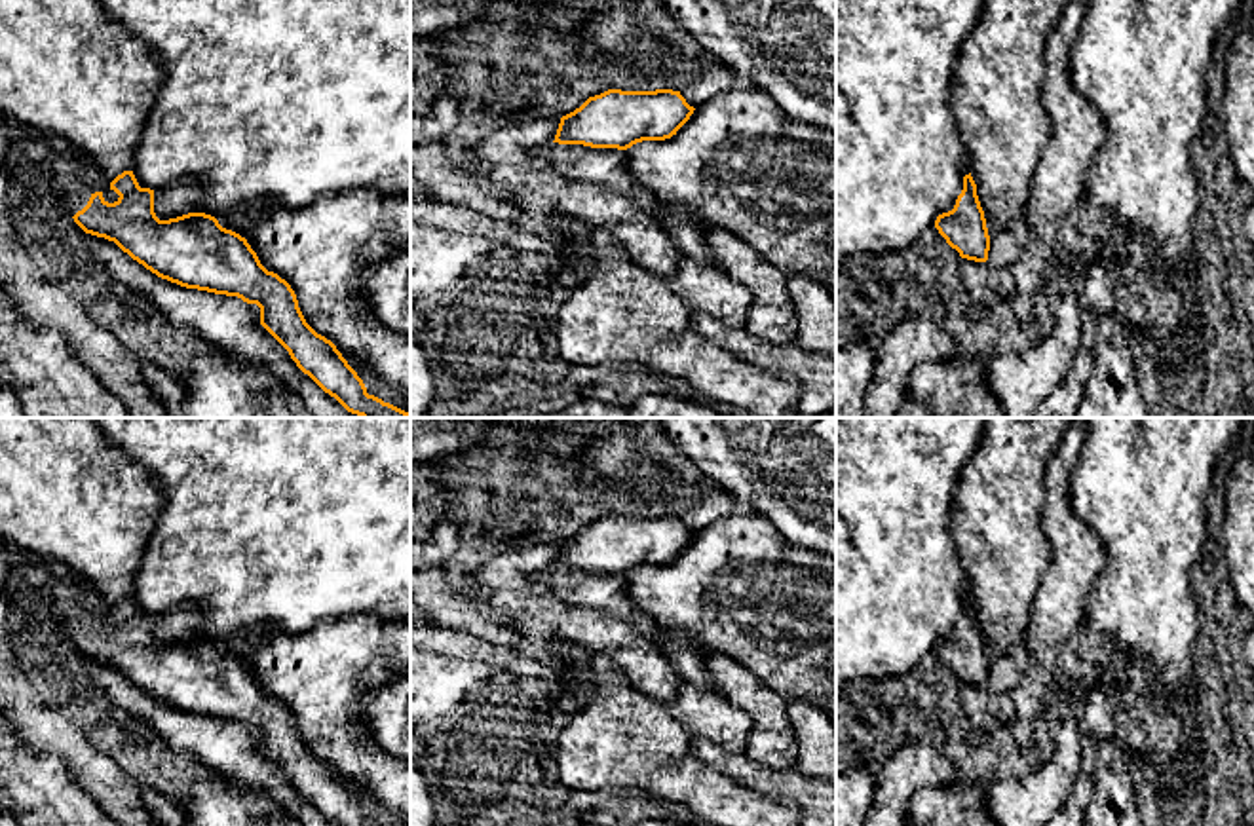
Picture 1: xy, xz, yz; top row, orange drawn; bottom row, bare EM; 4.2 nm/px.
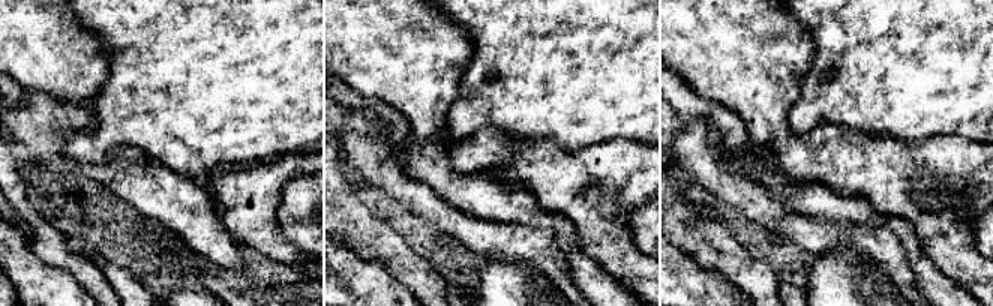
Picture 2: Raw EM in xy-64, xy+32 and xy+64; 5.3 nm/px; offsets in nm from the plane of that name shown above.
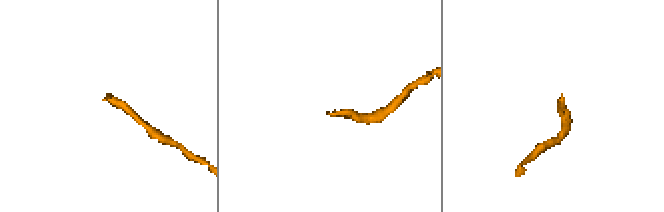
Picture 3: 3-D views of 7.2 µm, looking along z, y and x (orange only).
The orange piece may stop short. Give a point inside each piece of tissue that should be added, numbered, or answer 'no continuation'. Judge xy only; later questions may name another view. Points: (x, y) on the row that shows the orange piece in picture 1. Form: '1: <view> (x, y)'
1: xy (75, 177)

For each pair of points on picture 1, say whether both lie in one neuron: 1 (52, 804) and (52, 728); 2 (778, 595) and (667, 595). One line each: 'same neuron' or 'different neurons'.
1: different neurons
2: same neuron

